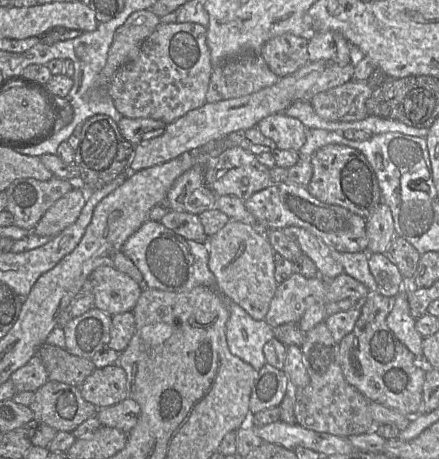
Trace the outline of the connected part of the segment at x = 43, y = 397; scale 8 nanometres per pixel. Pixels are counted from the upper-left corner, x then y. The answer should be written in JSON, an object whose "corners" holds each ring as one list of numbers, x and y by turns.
{"corners":[[51,380,35,391,29,408,36,423,45,423,56,431,69,432,96,415,98,410,83,398,79,387]]}

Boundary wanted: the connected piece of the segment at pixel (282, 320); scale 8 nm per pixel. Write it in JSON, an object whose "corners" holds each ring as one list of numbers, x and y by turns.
{"corners":[[292,274,277,285,265,321,270,327,298,323,312,305,321,301,326,292,326,281,319,276,307,278]]}

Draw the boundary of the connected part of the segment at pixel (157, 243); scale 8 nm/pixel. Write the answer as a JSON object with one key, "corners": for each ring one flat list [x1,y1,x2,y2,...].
{"corners":[[148,219,123,245,122,251,141,272,145,286,170,292,187,292,198,286,216,288,216,279,209,268,206,242,189,240]]}

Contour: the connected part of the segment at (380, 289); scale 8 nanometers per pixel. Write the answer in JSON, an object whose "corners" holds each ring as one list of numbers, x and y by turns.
{"corners":[[384,253,368,254,370,272,377,285,377,292,394,298,403,290,405,281,399,269]]}

